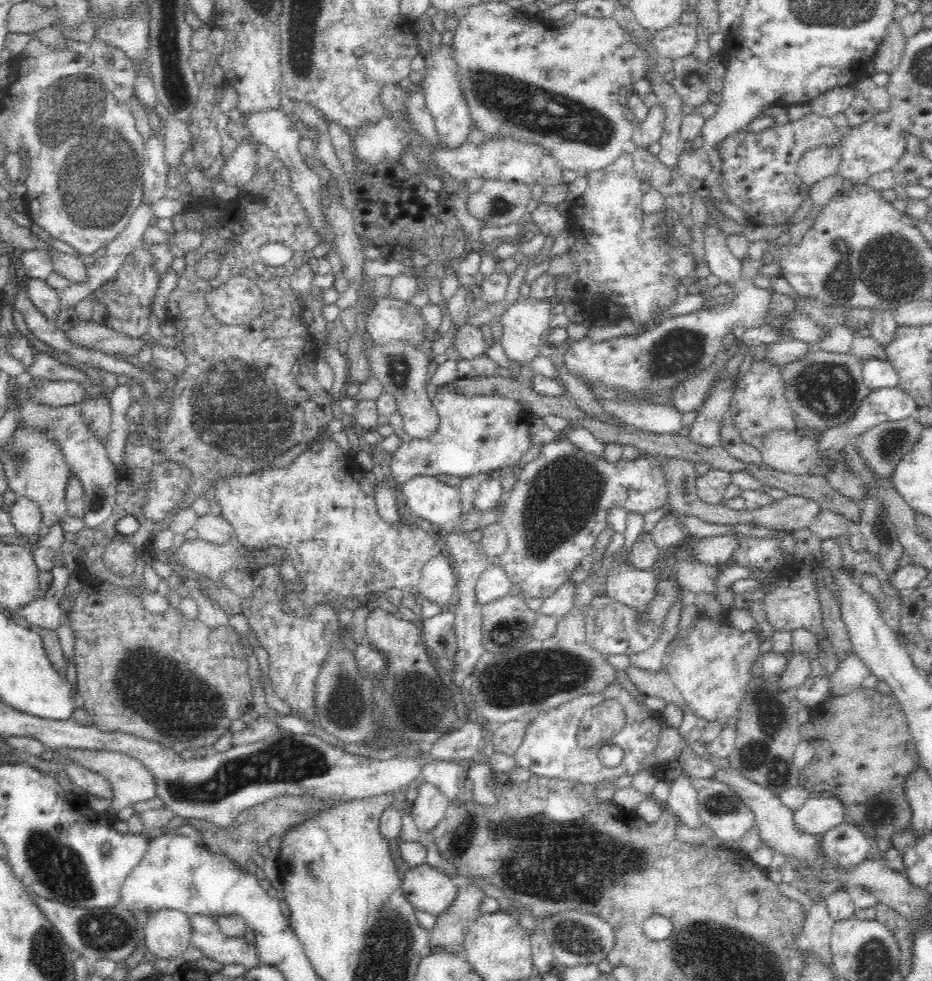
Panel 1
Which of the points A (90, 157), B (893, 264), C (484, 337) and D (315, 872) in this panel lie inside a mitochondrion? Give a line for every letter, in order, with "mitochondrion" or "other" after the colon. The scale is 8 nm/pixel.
A: mitochondrion
B: mitochondrion
C: other
D: mitochondrion

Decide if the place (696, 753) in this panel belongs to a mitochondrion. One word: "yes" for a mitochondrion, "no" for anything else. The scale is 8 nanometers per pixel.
no

